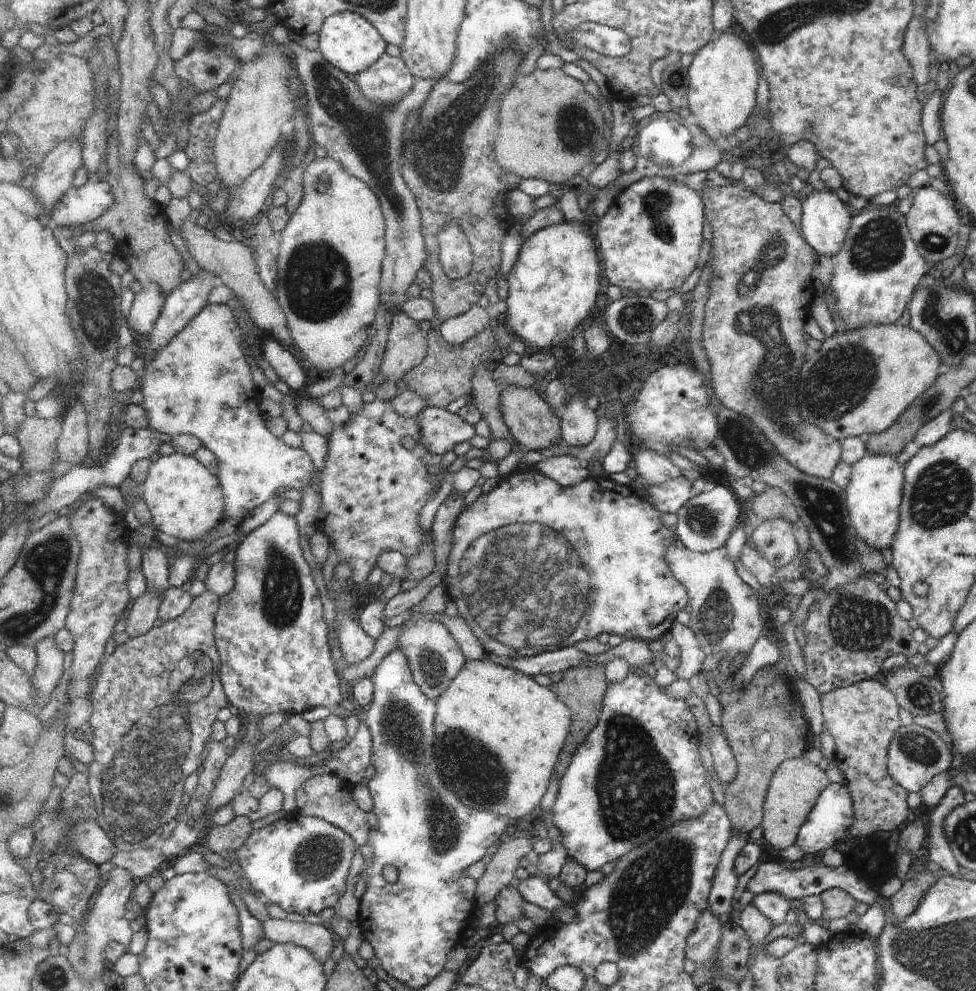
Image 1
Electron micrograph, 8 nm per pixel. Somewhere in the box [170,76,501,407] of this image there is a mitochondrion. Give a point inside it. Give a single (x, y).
(317, 284)

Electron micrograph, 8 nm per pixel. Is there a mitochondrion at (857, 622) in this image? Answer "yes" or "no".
yes

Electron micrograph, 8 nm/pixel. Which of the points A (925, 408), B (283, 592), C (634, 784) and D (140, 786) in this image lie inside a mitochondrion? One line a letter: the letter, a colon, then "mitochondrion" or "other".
A: mitochondrion
B: mitochondrion
C: mitochondrion
D: mitochondrion

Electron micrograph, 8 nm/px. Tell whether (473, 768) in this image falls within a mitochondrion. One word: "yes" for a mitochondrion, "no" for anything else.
yes

